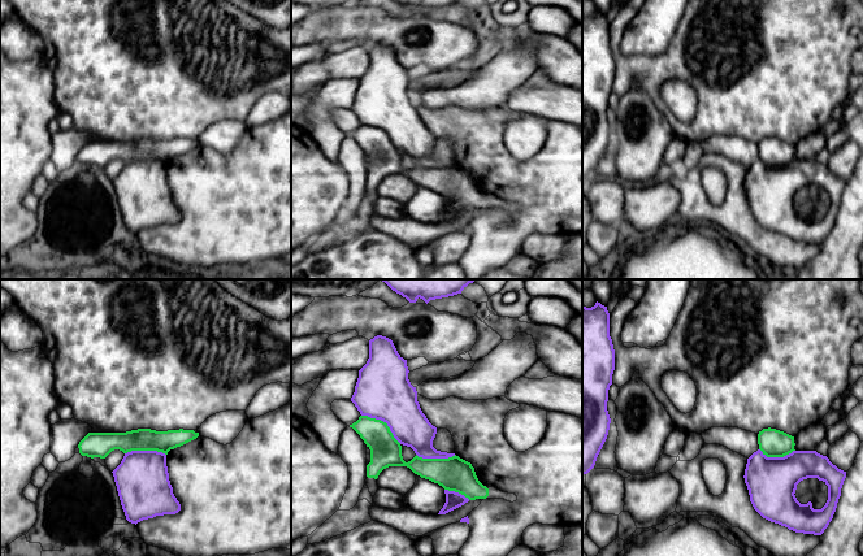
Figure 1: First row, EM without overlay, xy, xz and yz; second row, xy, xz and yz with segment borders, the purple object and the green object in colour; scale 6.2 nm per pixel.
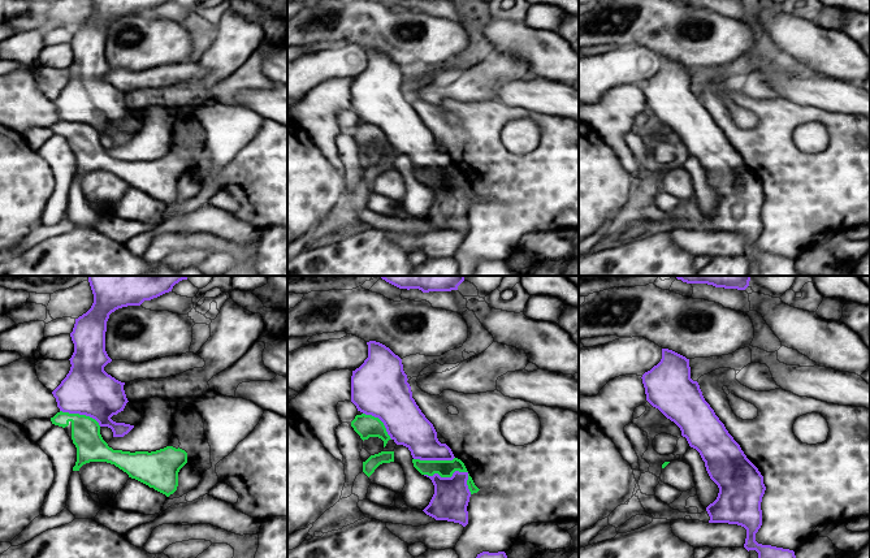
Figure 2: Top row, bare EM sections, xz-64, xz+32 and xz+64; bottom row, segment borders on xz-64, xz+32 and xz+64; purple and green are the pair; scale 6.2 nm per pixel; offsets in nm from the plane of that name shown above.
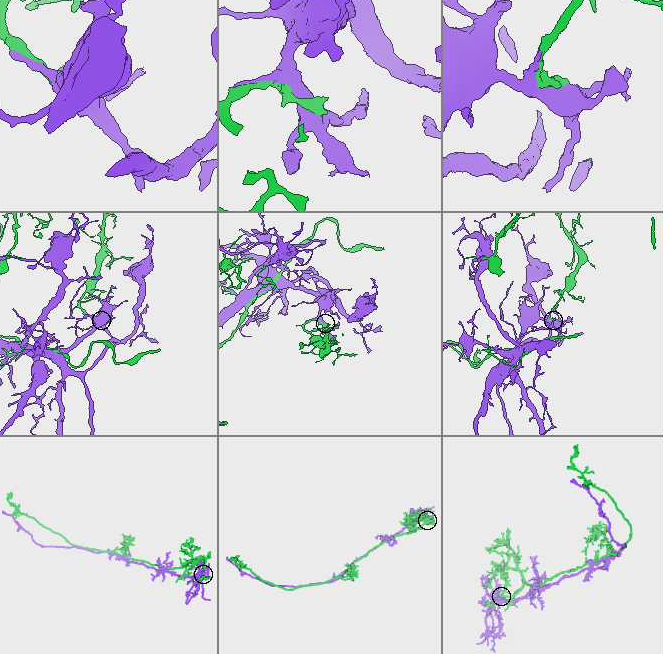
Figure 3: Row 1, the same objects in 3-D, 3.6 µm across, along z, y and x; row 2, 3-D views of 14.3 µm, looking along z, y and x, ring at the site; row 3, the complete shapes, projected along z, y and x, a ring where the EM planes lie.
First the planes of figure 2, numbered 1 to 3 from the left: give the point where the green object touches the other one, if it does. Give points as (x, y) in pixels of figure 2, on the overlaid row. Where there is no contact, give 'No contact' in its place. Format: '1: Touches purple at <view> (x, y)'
1: Touches purple at xz-64 (81, 414)
2: Touches purple at xz+32 (455, 471)
3: No contact

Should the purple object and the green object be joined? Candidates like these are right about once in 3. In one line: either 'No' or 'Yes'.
No

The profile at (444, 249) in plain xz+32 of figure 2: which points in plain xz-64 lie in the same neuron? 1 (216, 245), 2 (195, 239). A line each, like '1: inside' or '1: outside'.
1: inside
2: inside

